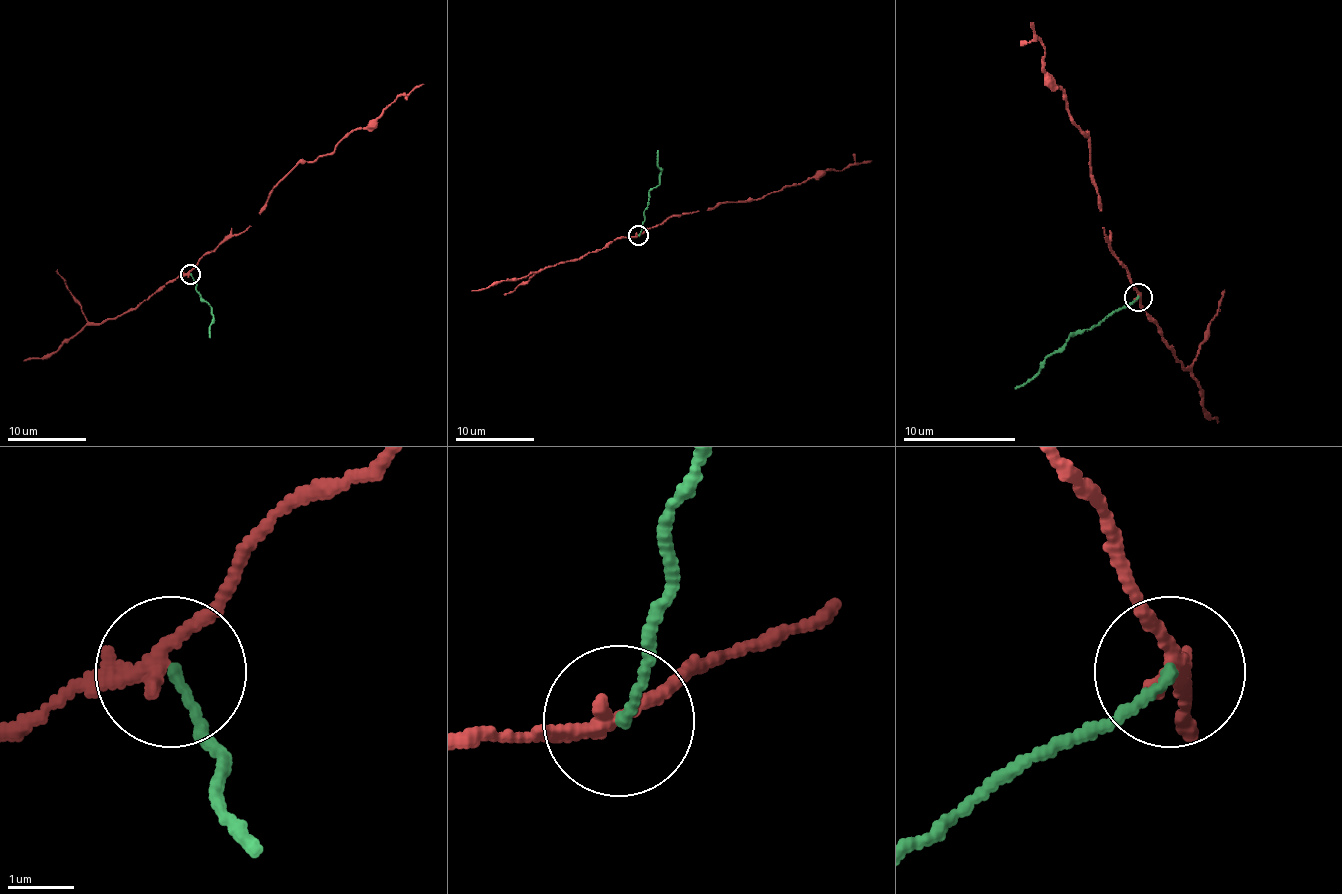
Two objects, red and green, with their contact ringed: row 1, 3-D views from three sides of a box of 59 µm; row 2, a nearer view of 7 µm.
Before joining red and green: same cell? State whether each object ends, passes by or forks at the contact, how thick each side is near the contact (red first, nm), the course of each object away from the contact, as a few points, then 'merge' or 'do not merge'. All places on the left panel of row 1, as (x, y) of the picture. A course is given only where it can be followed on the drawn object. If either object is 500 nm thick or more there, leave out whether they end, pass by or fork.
red passes by; green ends; calibres 220 and 140 nm; course red (190, 274), (203, 255), (243, 233), (299, 163), (329, 155), (423, 84); course green (190, 274), (201, 298), (211, 308), (213, 322), (209, 325), (209, 337); do not merge

